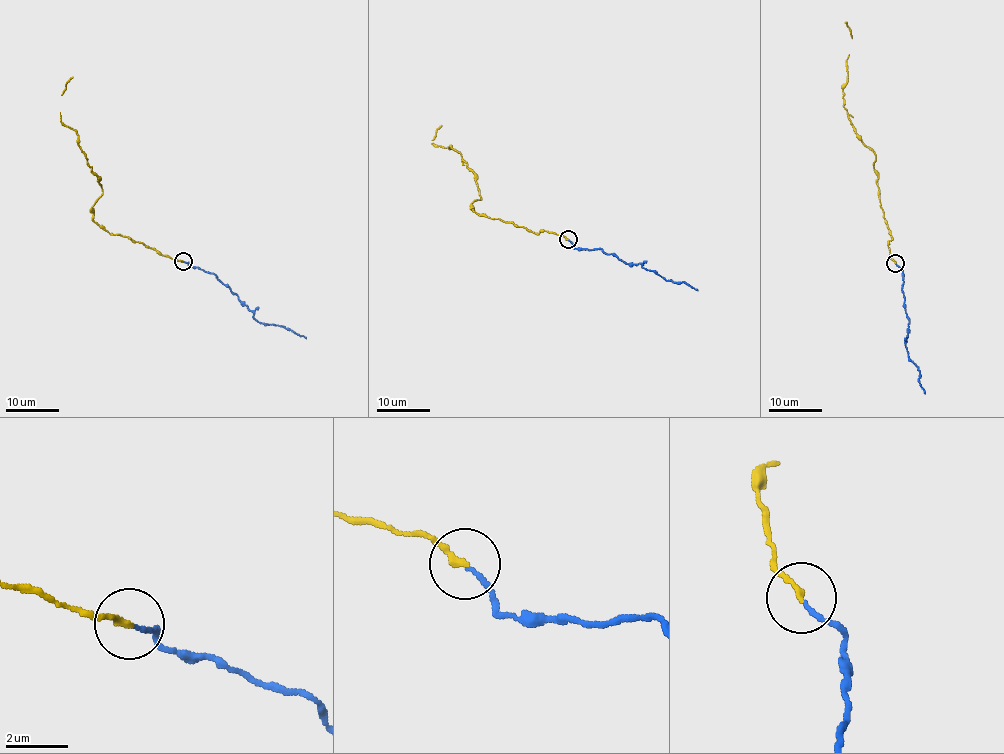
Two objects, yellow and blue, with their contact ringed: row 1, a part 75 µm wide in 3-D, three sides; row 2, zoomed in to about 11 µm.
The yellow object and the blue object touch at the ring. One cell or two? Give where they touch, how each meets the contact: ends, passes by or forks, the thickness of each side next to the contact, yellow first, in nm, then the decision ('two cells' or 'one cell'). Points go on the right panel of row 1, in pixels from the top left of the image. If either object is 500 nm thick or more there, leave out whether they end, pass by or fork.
(895, 263) | yellow ends | blue ends | 200/130 nm | one cell

